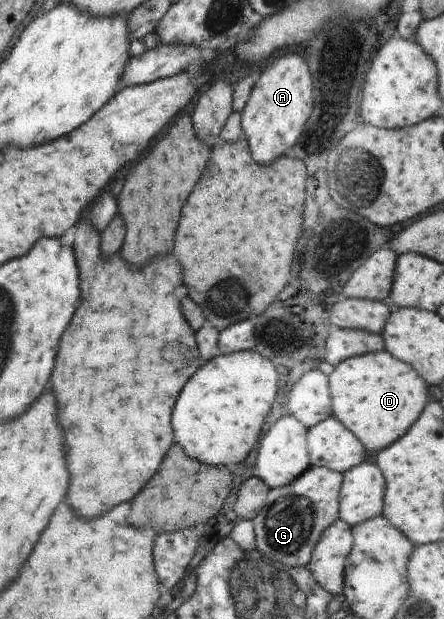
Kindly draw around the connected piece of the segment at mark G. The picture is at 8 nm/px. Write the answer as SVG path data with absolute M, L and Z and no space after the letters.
M310 466L291 485L270 489L263 509L252 521L256 537L255 549L283 565L306 566L311 561L313 549L323 531L339 519L342 481L343 474L338 471Z

